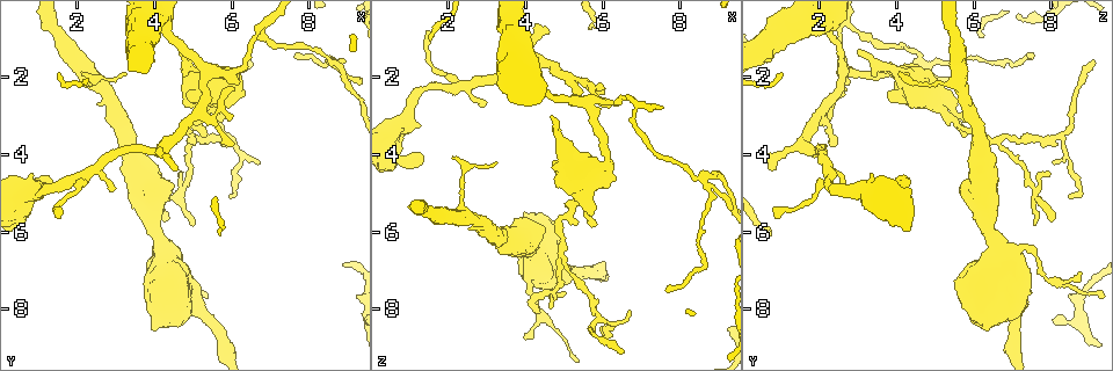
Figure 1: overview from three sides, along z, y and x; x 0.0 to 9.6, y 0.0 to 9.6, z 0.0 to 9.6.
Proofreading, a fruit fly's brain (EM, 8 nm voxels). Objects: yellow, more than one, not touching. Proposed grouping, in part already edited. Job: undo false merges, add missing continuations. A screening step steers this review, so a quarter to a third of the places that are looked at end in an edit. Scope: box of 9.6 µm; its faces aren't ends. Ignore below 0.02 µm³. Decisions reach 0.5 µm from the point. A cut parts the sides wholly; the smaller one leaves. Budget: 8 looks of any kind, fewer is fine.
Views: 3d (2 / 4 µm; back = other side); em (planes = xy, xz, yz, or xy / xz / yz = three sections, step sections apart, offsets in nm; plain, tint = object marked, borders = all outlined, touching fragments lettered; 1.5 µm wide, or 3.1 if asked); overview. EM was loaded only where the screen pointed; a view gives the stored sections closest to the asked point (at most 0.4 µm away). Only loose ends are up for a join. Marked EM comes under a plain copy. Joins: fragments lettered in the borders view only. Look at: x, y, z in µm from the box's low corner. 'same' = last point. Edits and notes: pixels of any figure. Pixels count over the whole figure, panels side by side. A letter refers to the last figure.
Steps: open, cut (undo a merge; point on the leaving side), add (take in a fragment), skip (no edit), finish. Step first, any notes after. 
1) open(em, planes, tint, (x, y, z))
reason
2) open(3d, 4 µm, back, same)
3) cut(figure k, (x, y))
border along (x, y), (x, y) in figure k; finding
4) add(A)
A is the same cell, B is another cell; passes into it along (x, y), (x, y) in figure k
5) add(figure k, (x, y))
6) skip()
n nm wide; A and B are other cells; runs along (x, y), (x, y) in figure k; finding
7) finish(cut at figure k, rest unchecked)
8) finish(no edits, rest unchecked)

open(em, xy, step 8, borders, (6.40, 1.50, 9.10))
an open end

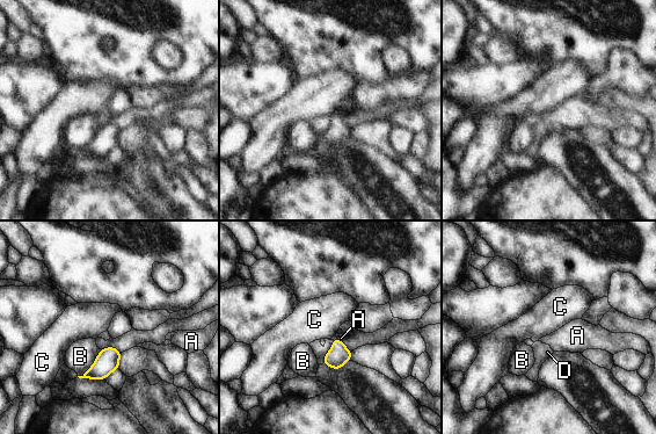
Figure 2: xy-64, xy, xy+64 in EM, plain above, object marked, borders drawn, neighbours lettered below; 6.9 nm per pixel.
open(em, planes, borders, same)

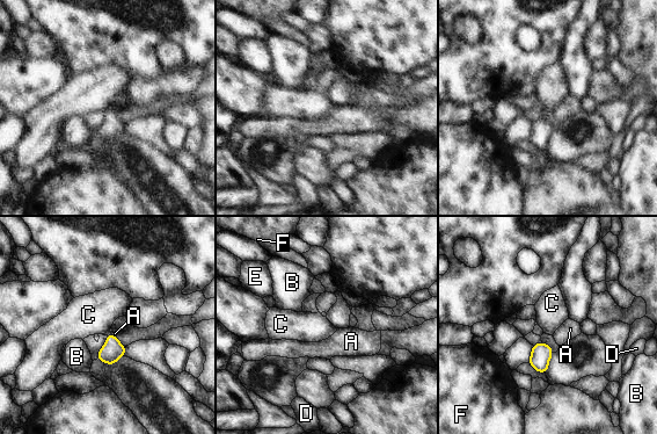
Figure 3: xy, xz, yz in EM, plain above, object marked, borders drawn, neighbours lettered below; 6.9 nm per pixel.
skip()
A, B, C, D, E and F are other cells; border along (110, 332), (107, 335) in figure 3; no lettered fragment goes on from it

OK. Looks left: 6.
open(em, planes, borders, (3.25, 1.90, 4.25))
an open end

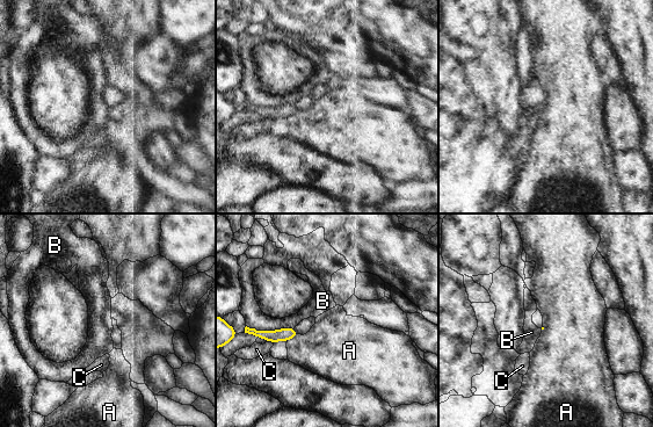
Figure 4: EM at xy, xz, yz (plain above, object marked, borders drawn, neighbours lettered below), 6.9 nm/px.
skip()
A, B and C are other cells; border along (299, 334), (287, 341) in figure 4; no lettered fragment goes on from it

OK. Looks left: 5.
open(3d, 4 µm, (8.60, 1.65, 4.60))
three arms meet

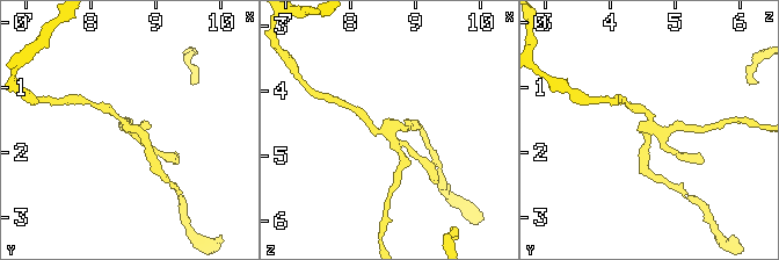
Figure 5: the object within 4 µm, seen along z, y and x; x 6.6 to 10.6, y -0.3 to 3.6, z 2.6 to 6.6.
open(em, xz, step 8, borders, (8.55, 1.60, 4.65))

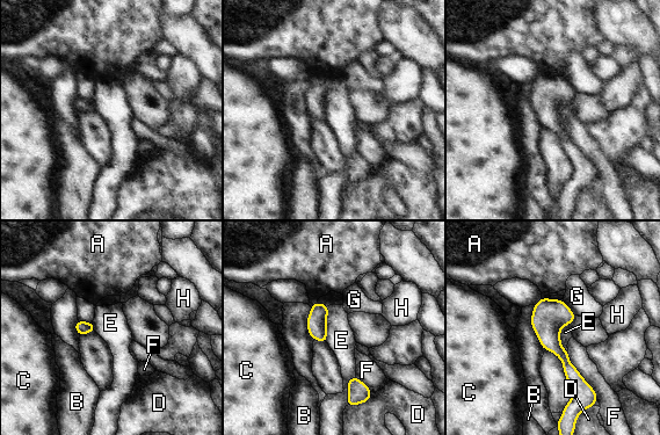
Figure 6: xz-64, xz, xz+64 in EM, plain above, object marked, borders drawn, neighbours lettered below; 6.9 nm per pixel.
open(em, planes, borders, same)

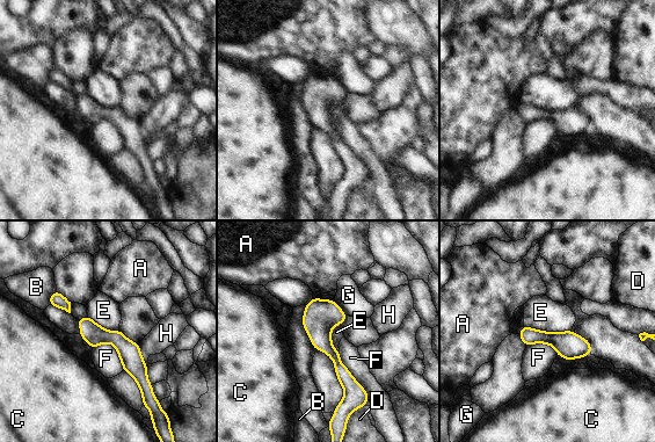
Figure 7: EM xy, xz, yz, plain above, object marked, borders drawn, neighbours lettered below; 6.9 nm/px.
skip()
A, B, C, D, E, F, G and H are other cells; border along (523, 325), (544, 331), (570, 331) in figure 7; one neuron here

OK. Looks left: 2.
finish(no edits, rest unchecked)

